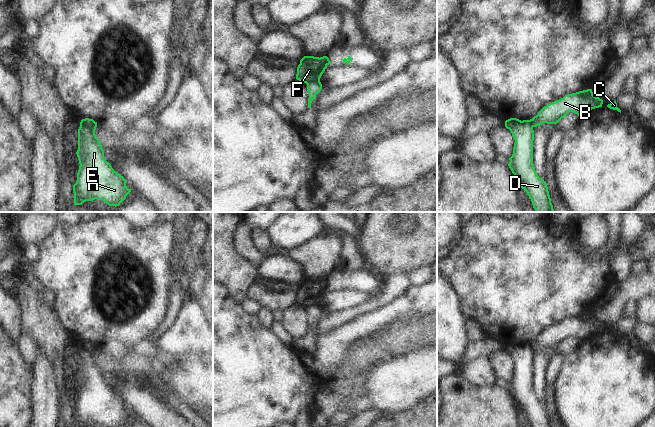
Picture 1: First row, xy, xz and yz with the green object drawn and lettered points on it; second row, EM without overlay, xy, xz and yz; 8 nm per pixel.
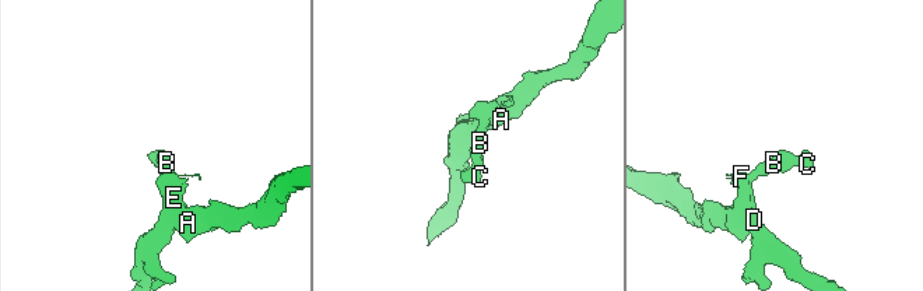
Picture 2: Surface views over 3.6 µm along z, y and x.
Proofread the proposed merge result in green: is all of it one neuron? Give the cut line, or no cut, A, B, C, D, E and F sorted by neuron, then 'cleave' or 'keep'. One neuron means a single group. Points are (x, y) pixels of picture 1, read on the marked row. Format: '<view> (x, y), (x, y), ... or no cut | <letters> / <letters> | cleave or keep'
xy (81, 120), (86, 125), (95, 128) | A D E F / B C | cleave

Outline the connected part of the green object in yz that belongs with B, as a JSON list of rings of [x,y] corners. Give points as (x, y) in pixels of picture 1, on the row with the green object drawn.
[[[592,89],[567,94],[563,98],[544,106],[539,113],[530,119],[533,127],[542,123],[557,124],[569,112],[580,117],[590,113],[592,109],[602,107],[603,100],[593,95]]]

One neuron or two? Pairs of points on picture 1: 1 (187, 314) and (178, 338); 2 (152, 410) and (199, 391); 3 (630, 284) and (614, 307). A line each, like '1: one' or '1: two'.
1: one
2: two
3: one

